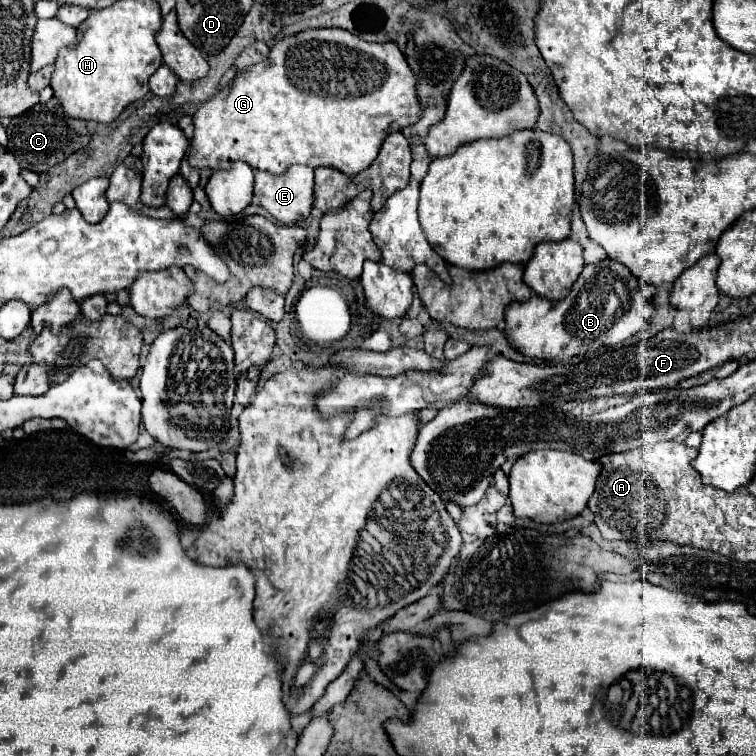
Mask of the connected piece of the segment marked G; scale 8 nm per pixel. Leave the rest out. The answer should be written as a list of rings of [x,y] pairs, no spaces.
[[[308,28],[308,30],[302,30],[302,32],[294,34],[294,36],[286,36],[286,38],[278,40],[274,56],[268,56],[266,60],[248,66],[246,72],[236,74],[236,78],[232,80],[232,86],[228,86],[228,90],[226,88],[218,90],[206,102],[198,104],[196,114],[194,114],[194,136],[190,140],[188,162],[194,168],[208,166],[212,170],[220,170],[220,168],[226,168],[228,162],[242,160],[242,162],[250,164],[252,168],[268,170],[272,174],[282,174],[292,164],[306,164],[310,168],[334,166],[340,172],[344,172],[348,176],[354,176],[354,174],[358,174],[360,170],[368,168],[374,162],[374,158],[376,158],[376,154],[378,154],[378,150],[382,146],[382,140],[386,138],[388,132],[402,130],[404,126],[414,124],[418,120],[418,116],[420,116],[420,102],[416,98],[416,78],[414,78],[410,66],[406,64],[404,54],[398,50],[398,46],[394,42],[372,44],[372,42],[366,42],[366,40],[346,32],[346,30],[340,30],[340,28]]]

